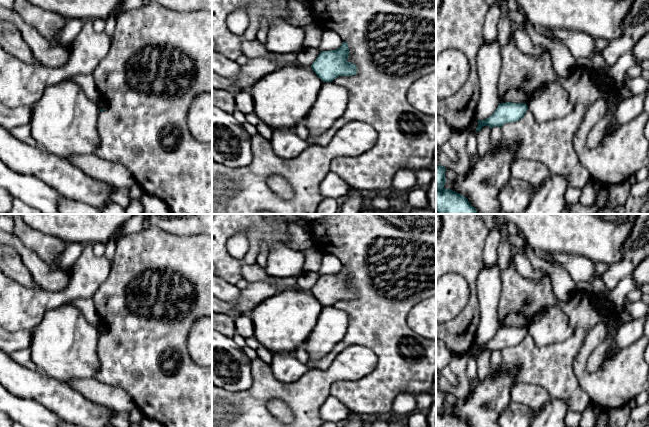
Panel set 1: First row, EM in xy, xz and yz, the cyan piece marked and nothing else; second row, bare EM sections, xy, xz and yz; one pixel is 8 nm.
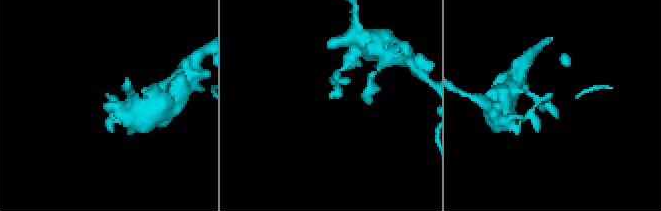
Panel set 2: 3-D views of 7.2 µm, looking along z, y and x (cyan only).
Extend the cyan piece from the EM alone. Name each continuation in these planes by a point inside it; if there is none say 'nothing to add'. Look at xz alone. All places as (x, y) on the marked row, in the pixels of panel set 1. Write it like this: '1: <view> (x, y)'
nothing to add

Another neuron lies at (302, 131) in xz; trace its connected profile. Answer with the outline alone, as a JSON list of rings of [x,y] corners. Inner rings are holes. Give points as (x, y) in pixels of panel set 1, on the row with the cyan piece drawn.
[[[304,121],[299,122],[296,126],[295,126],[295,131],[297,133],[297,135],[304,139],[307,140],[307,138],[309,137],[309,130],[308,128],[305,126]]]

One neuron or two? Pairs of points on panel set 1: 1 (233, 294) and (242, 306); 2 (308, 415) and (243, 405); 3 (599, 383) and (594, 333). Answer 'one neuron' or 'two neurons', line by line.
1: two neurons
2: one neuron
3: one neuron

